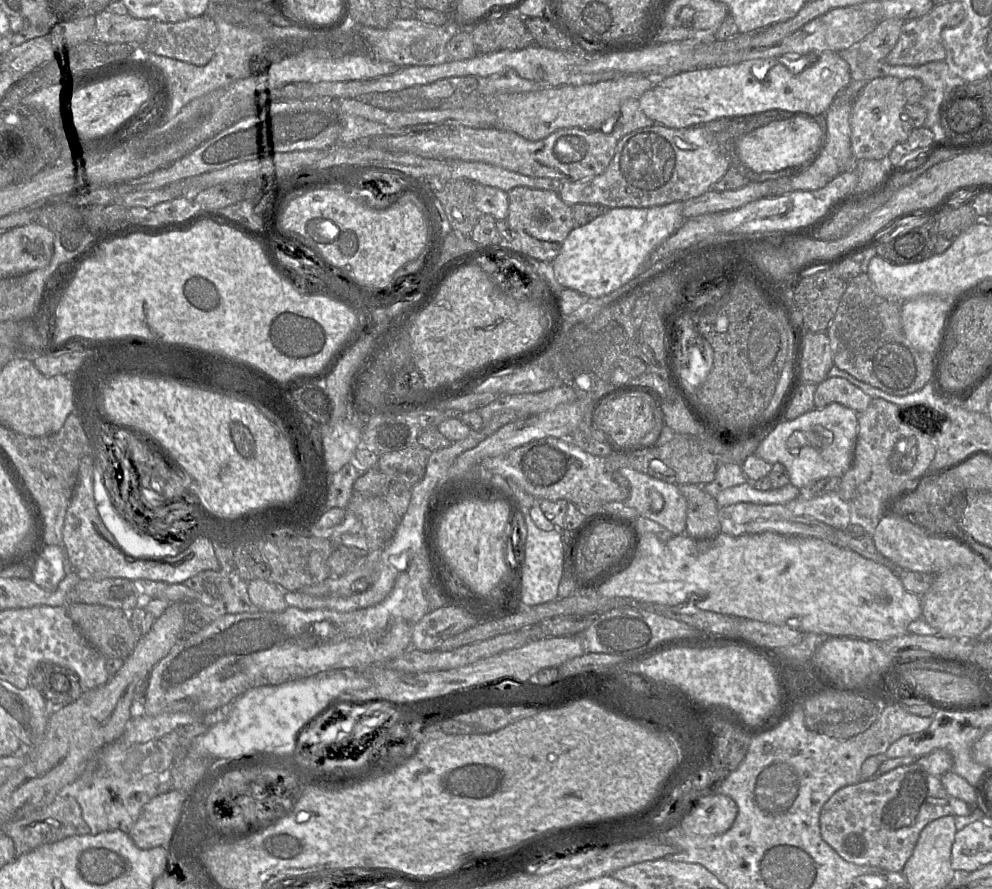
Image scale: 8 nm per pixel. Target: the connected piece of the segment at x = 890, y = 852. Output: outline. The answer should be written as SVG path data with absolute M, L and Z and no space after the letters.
M914 763L899 766L877 779L841 788L821 810L821 837L846 861L877 866L885 872L901 872L921 831L930 822L947 815L976 816L971 806L947 793L940 777Z

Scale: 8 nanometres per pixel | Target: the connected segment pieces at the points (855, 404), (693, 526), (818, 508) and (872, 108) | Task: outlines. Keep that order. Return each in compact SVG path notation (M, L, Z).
M839 377L826 378L817 384L814 393L814 407L822 408L831 403L839 403L862 413L869 405L871 397L848 380Z
M698 484L677 485L687 502L685 533L695 539L710 539L722 532L714 497Z
M806 490L785 504L797 516L811 517L836 529L845 529L850 523L849 505L838 492L822 496L808 495Z
M878 77L867 82L856 97L850 112L850 142L855 160L886 161L889 152L914 129L905 119L907 101L901 82L896 77Z

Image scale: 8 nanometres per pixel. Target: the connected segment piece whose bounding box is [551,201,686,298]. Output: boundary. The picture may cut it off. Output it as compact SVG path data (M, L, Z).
M683 202L648 208L608 208L588 224L575 226L551 263L555 279L588 298L618 290L644 270L651 253L684 223Z

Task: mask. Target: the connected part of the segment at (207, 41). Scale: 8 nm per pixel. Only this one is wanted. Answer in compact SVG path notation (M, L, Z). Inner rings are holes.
M202 15L175 23L155 22L141 47L145 52L195 66L204 66L213 57L218 44L219 34L215 22L211 18Z

